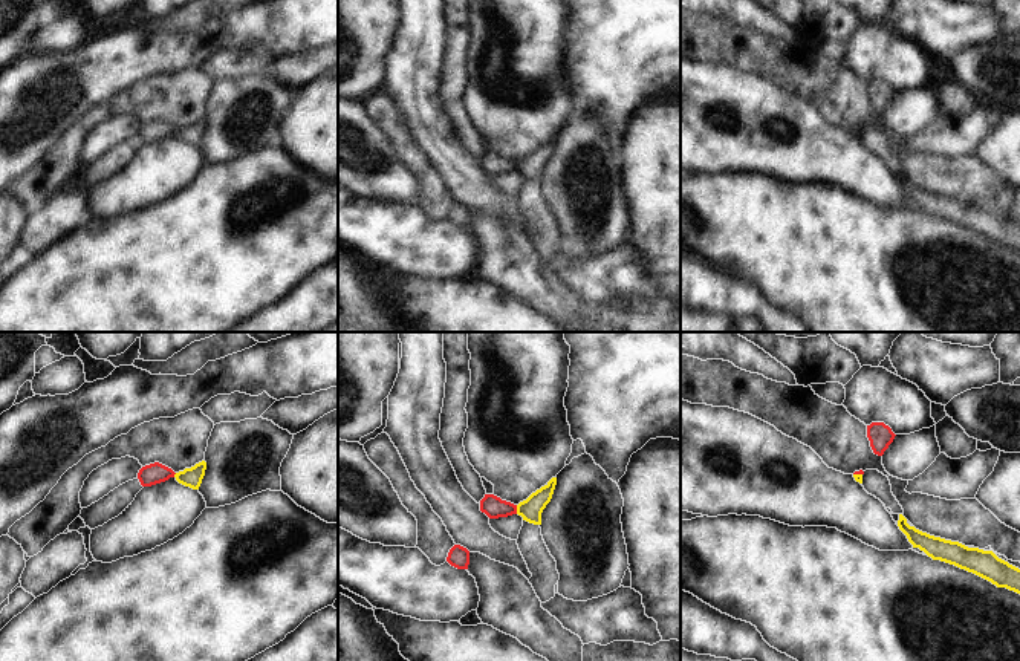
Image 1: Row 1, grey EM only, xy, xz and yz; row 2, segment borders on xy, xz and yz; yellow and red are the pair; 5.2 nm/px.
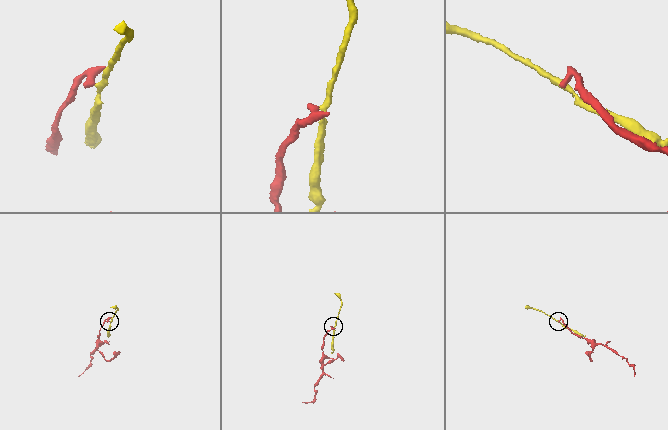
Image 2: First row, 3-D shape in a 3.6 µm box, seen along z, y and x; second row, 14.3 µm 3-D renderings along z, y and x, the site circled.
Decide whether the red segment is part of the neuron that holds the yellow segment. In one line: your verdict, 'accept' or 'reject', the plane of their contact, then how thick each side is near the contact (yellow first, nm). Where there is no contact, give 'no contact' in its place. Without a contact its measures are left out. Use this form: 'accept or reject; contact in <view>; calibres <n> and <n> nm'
reject; contact in xz; calibres 120 and 110 nm

